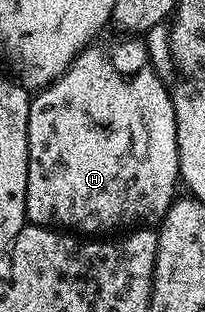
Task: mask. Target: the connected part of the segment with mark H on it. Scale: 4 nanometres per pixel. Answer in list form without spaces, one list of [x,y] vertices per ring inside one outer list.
[[[121,38],[118,44],[113,44],[110,48],[97,47],[84,48],[57,81],[40,89],[29,101],[29,165],[27,166],[27,198],[25,199],[25,215],[28,223],[42,224],[45,228],[72,230],[77,234],[113,234],[116,228],[136,230],[146,226],[160,225],[178,195],[177,188],[179,189],[181,171],[179,170],[179,146],[177,145],[173,97],[166,81],[158,76],[155,70],[153,59],[149,57],[146,41],[141,38]]]

